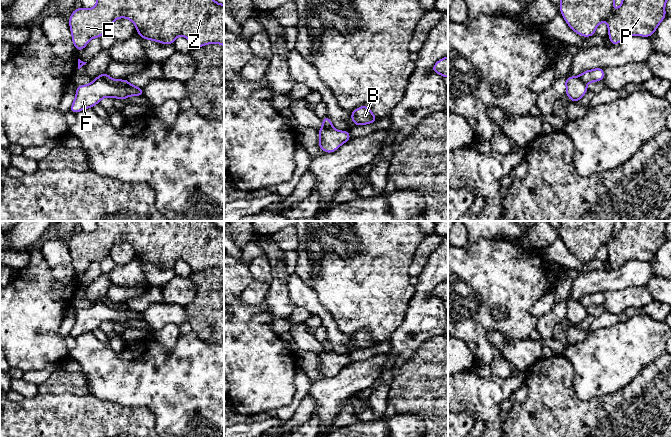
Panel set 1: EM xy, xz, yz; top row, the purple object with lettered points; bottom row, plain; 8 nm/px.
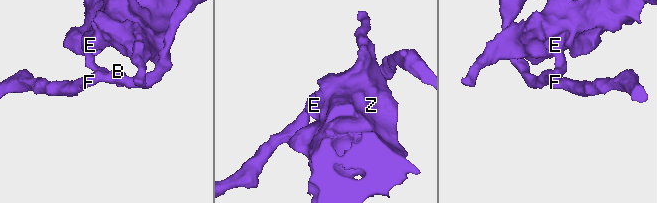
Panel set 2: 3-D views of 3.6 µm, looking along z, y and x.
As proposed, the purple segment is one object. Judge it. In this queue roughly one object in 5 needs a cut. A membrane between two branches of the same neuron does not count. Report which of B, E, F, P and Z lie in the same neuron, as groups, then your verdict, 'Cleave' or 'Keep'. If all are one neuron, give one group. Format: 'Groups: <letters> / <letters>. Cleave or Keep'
Groups: B F / E P Z. Cleave

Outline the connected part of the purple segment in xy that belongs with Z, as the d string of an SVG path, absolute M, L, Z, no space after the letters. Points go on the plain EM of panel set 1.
M96 221L97 227L91 232L75 232L69 240L72 267L77 275L82 275L92 262L100 262L110 255L112 247L118 242L127 242L133 246L138 259L143 263L173 269L175 263L182 259L189 264L192 271L203 271L218 267L224 271L224 228L219 228L212 221Z

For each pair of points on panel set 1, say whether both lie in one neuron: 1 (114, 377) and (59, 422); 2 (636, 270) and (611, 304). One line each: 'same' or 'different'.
1: different
2: different

